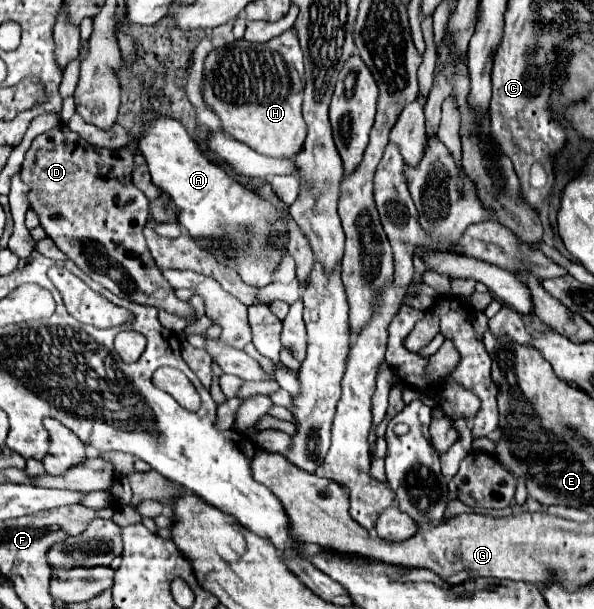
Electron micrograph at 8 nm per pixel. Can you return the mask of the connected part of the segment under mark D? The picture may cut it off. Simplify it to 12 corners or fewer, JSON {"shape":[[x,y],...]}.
{"shape":[[60,124],[20,178],[56,246],[116,296],[194,318],[154,264],[134,148]]}

